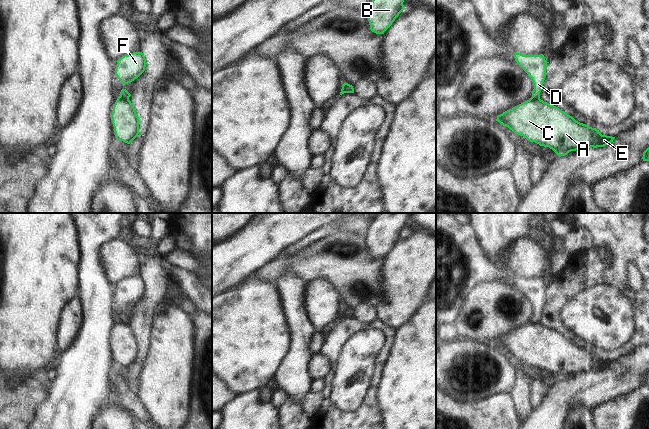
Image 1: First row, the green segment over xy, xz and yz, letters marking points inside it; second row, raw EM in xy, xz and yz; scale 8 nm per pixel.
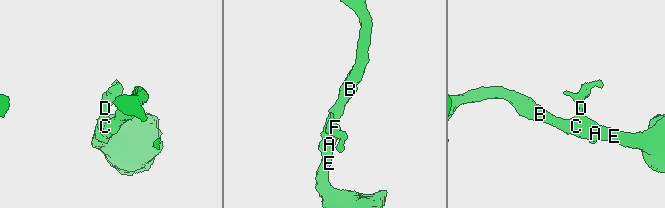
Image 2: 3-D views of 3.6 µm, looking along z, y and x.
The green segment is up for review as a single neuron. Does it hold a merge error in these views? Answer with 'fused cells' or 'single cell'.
fused cells

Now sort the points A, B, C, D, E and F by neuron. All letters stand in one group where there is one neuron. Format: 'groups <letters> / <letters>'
groups A B C E / D F

